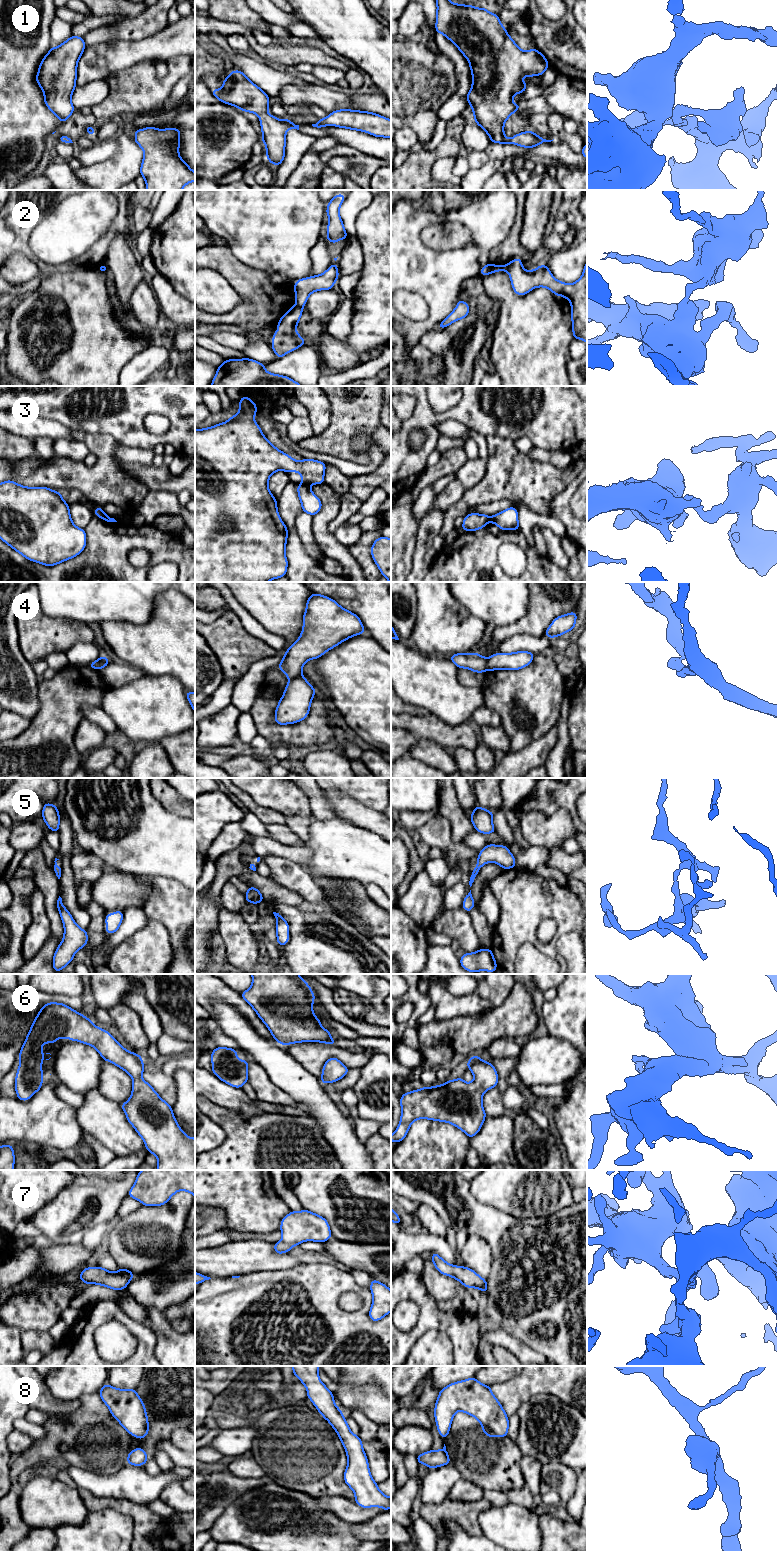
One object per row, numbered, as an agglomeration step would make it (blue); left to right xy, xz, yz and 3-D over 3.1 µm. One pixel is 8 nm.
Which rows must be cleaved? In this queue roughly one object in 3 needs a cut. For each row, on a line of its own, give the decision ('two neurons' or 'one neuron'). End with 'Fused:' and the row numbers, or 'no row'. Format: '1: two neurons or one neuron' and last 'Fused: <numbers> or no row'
1: one neuron
2: two neurons
3: two neurons
4: two neurons
5: one neuron
6: one neuron
7: one neuron
8: one neuron
Fused: 2, 3, 4

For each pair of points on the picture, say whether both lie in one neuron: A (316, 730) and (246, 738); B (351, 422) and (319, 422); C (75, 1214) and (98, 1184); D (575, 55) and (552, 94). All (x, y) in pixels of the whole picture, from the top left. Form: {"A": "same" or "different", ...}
{"A": "different", "B": "different", "C": "same", "D": "different"}

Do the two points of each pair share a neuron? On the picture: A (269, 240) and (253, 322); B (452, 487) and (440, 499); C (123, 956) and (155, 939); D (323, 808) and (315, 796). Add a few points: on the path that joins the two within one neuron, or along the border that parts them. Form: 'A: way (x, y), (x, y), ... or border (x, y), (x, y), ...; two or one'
A: border (238, 258), (248, 266), (258, 270); two
B: way (449, 490), (443, 496); one
C: way (131, 956), (138, 956), (147, 947); one
D: way (320, 805), (317, 799); one

